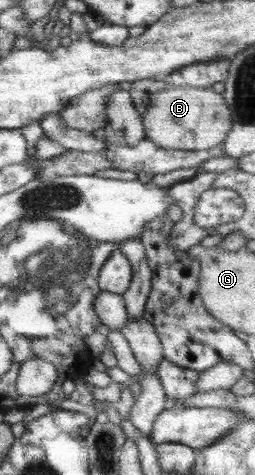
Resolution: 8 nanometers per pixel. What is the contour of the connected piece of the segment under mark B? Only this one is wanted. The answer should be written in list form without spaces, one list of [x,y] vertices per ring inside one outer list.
[[[172,86],[152,94],[150,105],[144,107],[145,139],[166,149],[198,151],[220,146],[232,129],[232,123],[223,95],[211,87]]]

